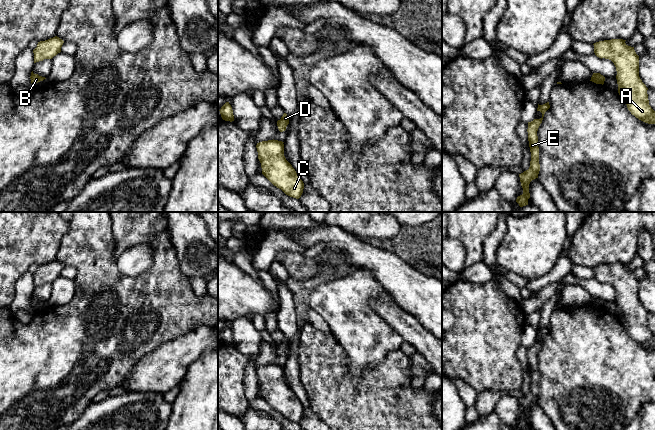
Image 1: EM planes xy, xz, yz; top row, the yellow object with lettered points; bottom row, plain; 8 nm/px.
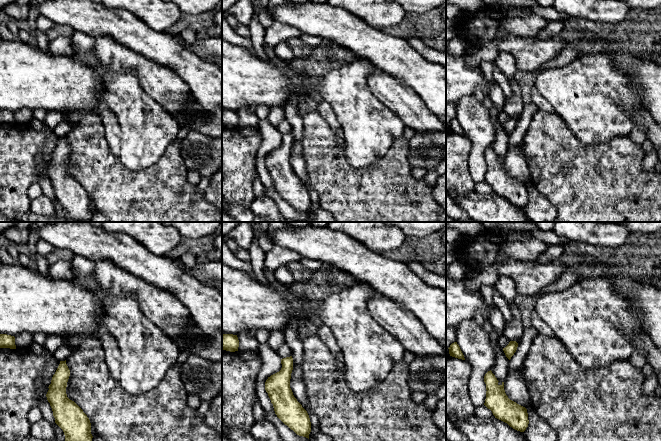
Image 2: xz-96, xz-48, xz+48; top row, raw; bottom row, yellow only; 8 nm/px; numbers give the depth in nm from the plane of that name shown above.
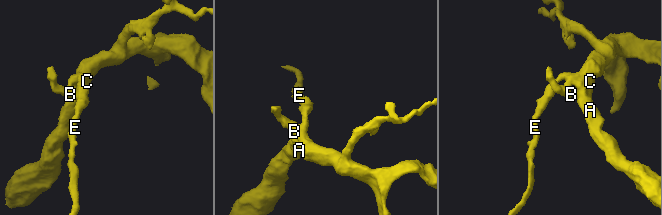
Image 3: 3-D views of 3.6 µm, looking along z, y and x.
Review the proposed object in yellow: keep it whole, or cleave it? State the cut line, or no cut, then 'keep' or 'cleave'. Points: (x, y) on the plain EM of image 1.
cut none; keep

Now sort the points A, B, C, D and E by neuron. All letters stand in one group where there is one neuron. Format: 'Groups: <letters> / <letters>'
Groups: A B C D E

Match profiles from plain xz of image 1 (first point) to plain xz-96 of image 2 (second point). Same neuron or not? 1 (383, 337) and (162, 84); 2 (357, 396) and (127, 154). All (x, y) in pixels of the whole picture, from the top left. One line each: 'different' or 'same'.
1: different
2: different

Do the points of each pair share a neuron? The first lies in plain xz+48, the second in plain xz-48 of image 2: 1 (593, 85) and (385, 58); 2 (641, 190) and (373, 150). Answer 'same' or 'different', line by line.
1: different
2: different

